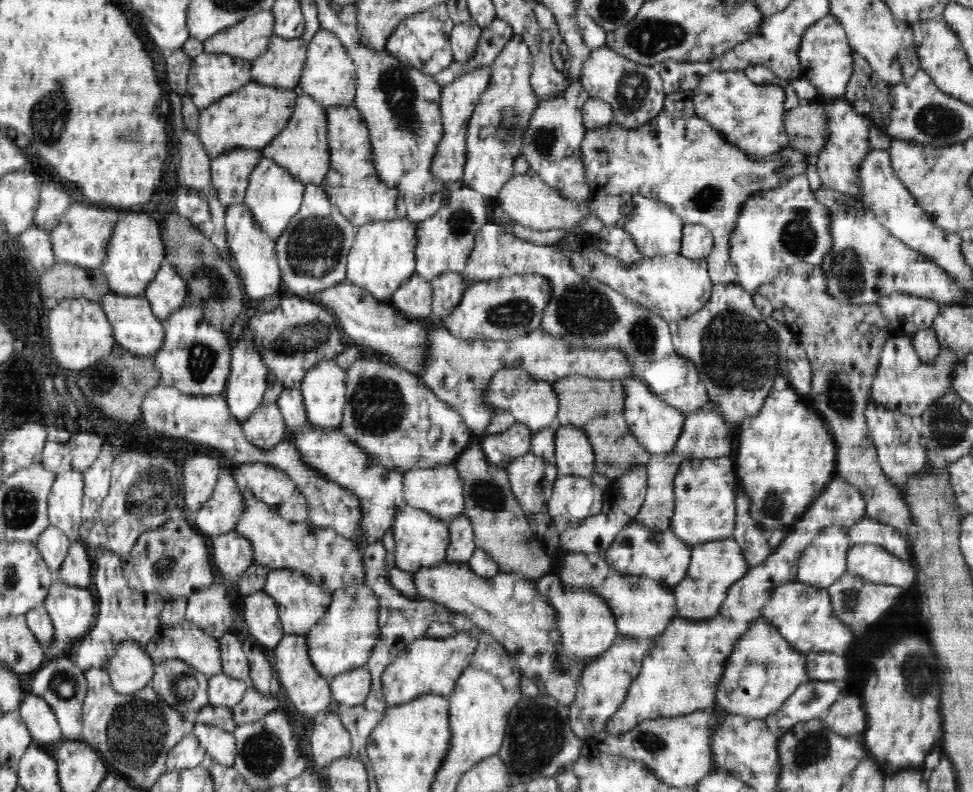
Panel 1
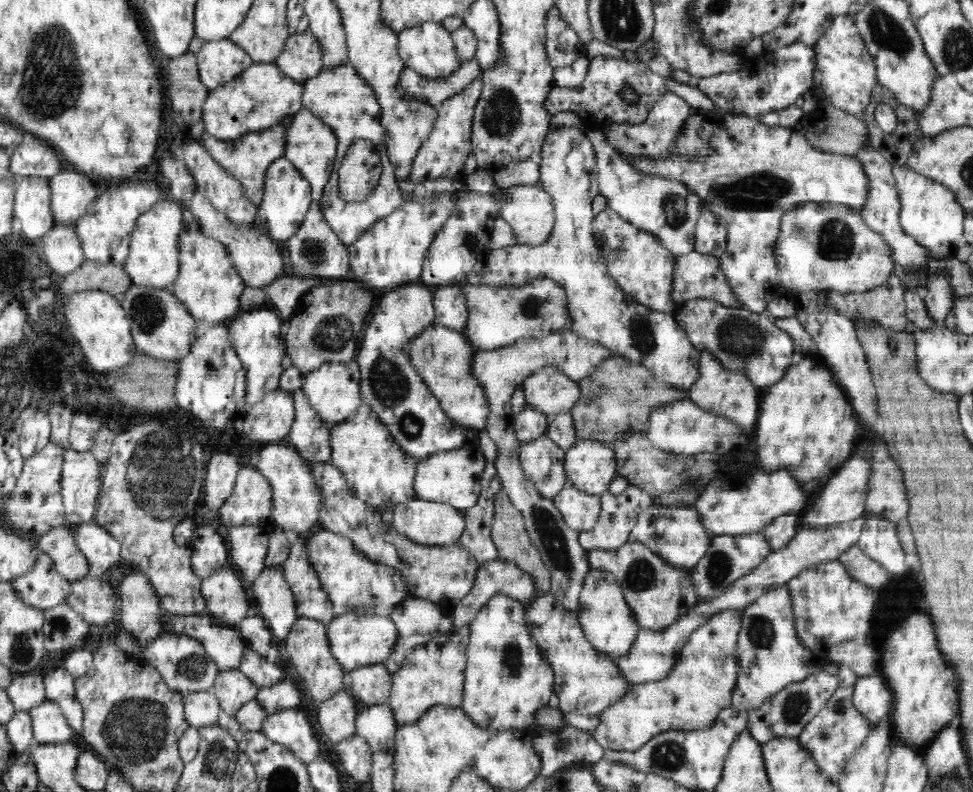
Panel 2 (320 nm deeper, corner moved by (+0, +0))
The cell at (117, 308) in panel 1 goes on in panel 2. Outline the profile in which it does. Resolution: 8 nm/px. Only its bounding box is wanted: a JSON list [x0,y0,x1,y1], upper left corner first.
[120,284,197,362]

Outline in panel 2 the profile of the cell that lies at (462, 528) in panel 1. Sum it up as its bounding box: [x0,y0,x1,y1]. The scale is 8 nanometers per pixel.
[458,464,502,564]

